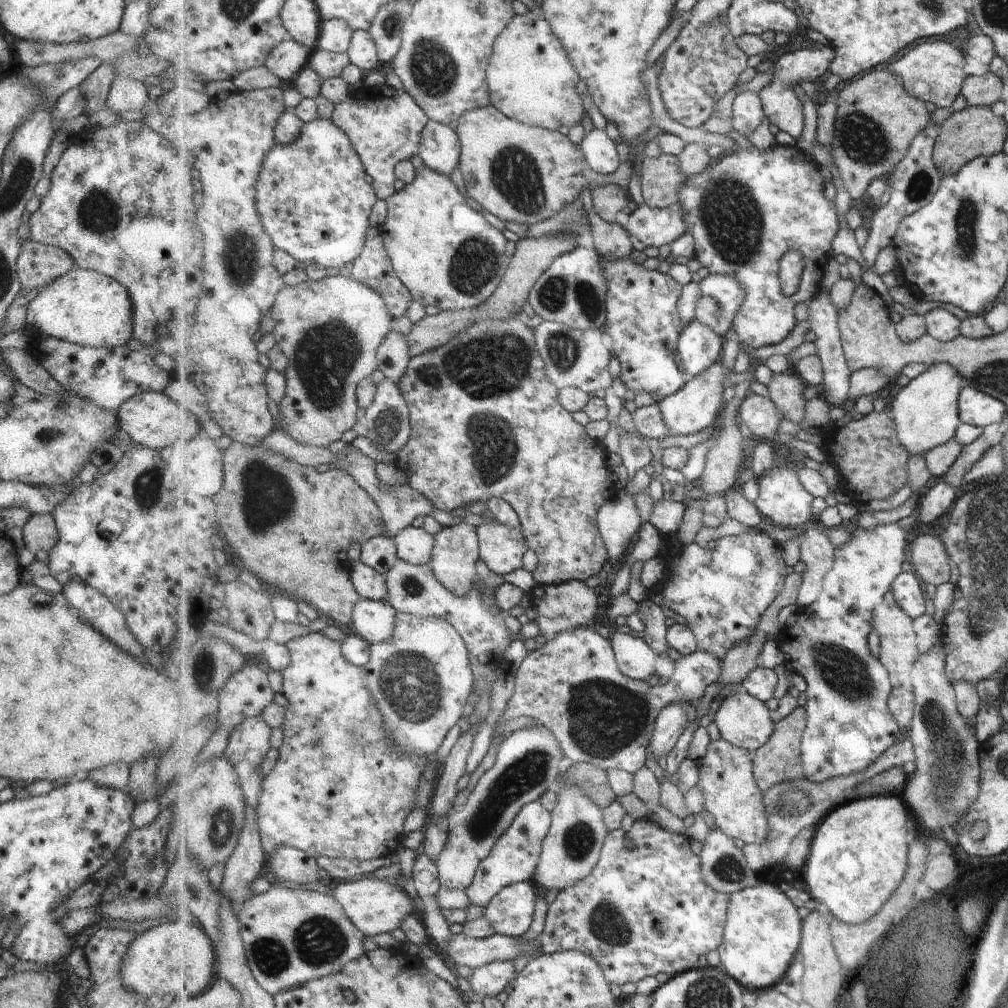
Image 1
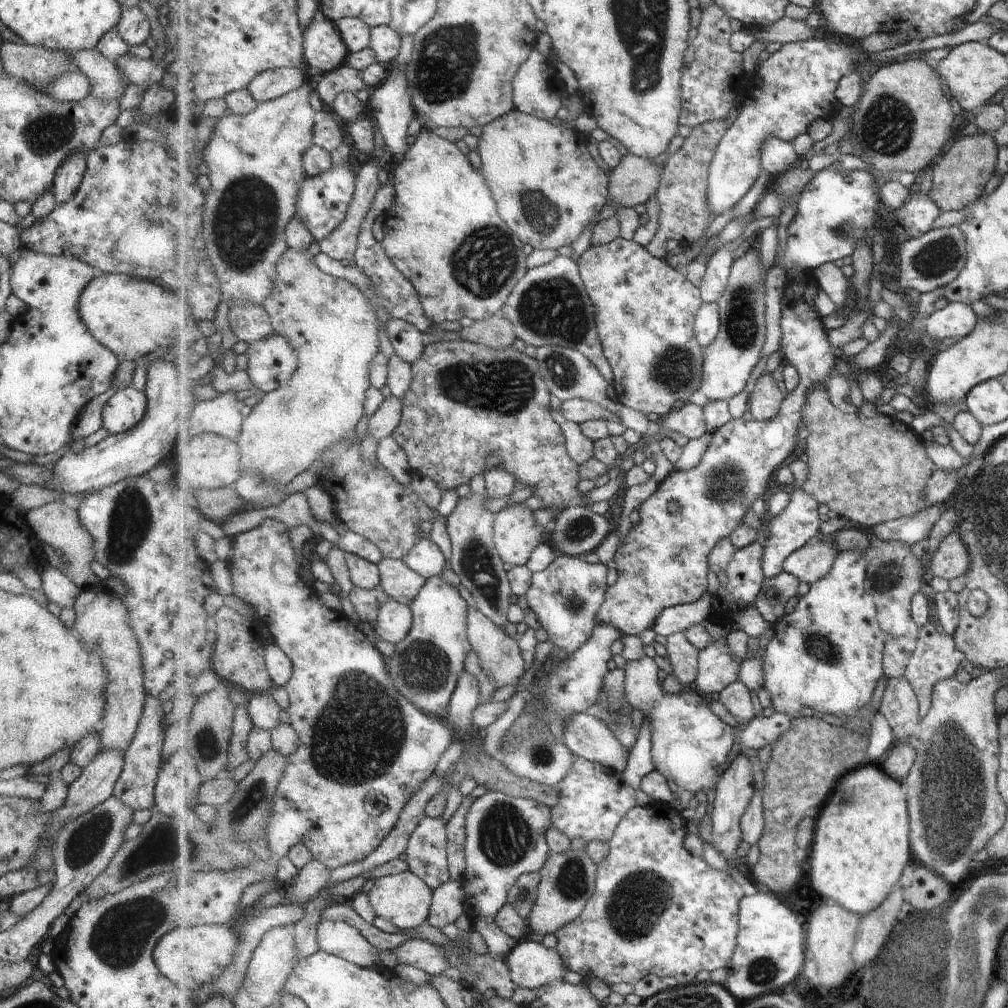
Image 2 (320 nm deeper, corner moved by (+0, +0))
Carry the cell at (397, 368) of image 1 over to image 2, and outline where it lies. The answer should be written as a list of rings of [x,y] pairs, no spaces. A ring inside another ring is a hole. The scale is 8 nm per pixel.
[[[392,319],[385,326],[397,356],[411,365],[423,357],[426,348],[421,338],[423,334],[413,324],[402,319]]]

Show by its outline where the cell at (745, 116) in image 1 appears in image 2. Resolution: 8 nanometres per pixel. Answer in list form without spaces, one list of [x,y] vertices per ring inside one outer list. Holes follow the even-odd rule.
[[[769,138],[761,148],[761,166],[769,173],[770,178],[787,172],[799,160],[800,156],[797,156],[793,144],[781,138]]]

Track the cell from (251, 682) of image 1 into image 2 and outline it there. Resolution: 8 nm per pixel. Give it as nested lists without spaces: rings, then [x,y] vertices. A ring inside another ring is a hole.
[[[269,691],[250,694],[246,708],[255,727],[270,732],[273,728],[277,728],[279,724],[282,724],[280,720],[281,708]]]

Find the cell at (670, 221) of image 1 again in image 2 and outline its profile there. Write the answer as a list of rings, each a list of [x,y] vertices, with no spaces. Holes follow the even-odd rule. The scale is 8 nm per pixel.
[[[820,37],[783,45],[781,50],[760,64],[755,76],[747,81],[739,103],[740,113],[719,142],[709,168],[707,198],[715,216],[734,208],[753,188],[762,168],[761,148],[769,138],[781,138],[790,143],[797,136],[807,134],[815,120],[835,119],[843,107],[836,98],[840,81],[854,73],[855,66],[866,57],[858,43],[842,39],[835,42]]]

